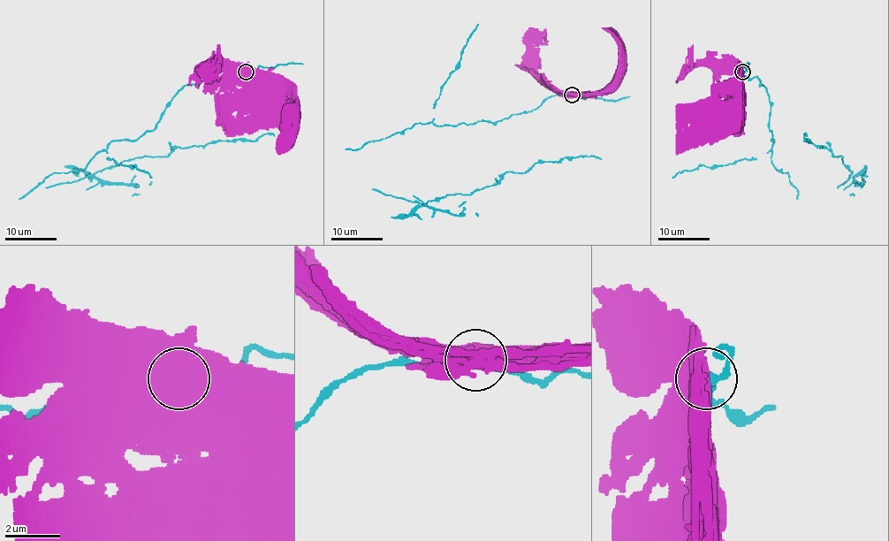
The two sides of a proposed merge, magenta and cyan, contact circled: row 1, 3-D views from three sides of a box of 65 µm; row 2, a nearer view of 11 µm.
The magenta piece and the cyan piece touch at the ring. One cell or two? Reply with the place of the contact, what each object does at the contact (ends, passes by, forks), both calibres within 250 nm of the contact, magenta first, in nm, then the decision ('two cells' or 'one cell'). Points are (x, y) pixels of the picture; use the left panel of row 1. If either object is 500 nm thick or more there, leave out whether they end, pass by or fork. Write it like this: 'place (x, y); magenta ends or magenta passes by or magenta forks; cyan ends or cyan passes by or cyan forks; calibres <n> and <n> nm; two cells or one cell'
place (246, 72); calibres 1100 and 300 nm; two cells

